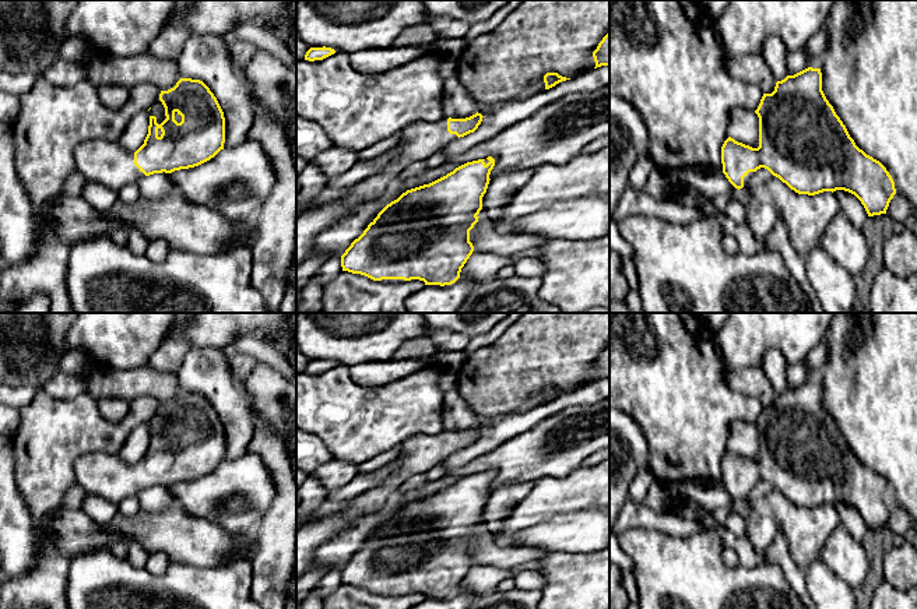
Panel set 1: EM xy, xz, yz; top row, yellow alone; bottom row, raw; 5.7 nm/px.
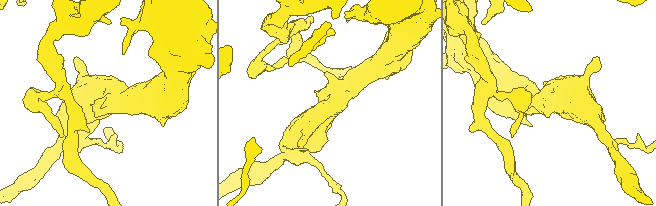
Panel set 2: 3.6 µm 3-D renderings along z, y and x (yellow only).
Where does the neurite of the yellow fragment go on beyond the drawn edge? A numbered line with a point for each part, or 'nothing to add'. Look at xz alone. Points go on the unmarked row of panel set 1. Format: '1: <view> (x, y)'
1: xz (420, 453)

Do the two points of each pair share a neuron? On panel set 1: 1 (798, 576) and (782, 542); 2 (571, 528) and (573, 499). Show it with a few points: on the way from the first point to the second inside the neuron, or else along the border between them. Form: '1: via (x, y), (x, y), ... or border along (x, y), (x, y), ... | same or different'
1: via (790, 567), (782, 558), (782, 551) | same
2: border along (594, 509), (559, 513), (540, 521) | different

